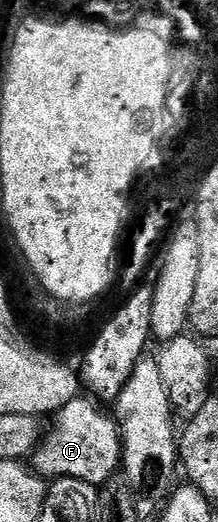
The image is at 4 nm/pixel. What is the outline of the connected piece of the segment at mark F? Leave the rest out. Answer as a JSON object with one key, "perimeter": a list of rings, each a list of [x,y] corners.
{"perimeter":[[[80,394],[54,413],[50,421],[52,424],[49,424],[39,447],[30,457],[30,467],[51,482],[77,478],[81,482],[102,486],[116,475],[123,462],[123,440],[114,415],[110,411],[102,412],[98,407],[102,408],[94,399]]]}

